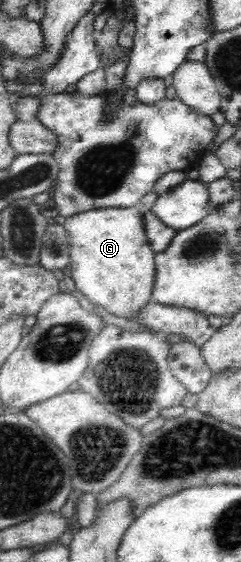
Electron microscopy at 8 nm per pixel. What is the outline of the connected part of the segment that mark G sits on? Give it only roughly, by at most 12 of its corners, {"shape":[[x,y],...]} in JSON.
{"shape":[[139,206],[63,225],[76,289],[132,321],[154,302]]}

